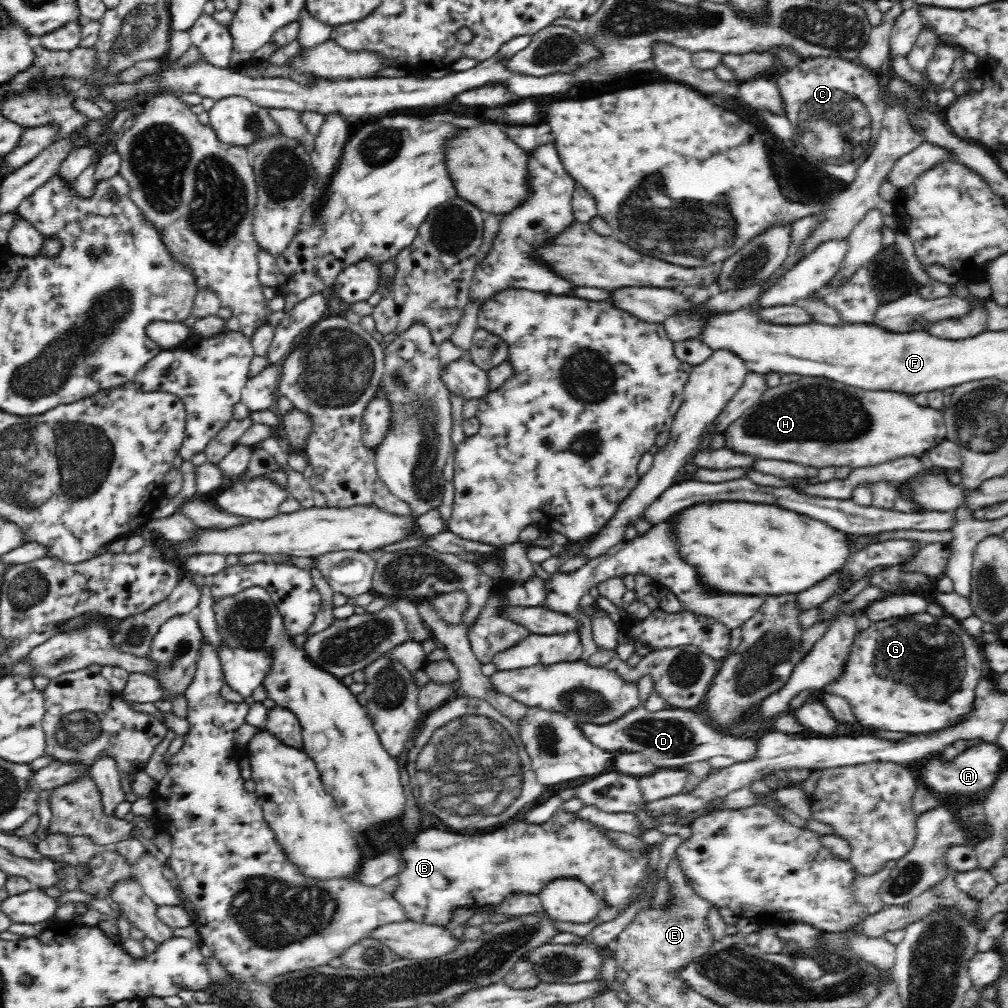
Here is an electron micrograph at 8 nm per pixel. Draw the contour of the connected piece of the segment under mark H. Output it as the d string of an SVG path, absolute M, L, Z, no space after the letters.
M802 377L799 381L793 381L788 384L780 384L774 388L770 387L752 408L744 411L744 414L735 420L724 430L725 447L739 452L740 454L749 454L754 458L762 460L785 460L788 462L796 462L804 466L812 466L816 468L826 468L826 466L850 466L850 468L862 468L867 466L876 466L882 462L890 462L896 458L904 458L904 456L916 456L920 458L924 452L927 452L935 444L940 444L944 438L947 438L947 427L945 422L945 413L941 409L930 407L922 407L914 401L914 397L906 393L898 393L892 390L862 390L855 386L848 386L843 382L836 382L822 377Z

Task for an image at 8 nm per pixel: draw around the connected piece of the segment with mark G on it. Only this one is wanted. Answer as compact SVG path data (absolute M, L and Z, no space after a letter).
M927 612L905 614L871 623L867 630L859 631L852 644L845 672L836 683L822 691L848 698L860 724L868 726L870 730L890 730L906 734L932 733L955 725L960 716L973 709L978 682L986 675L983 648L964 631L955 618L946 615L936 618Z

